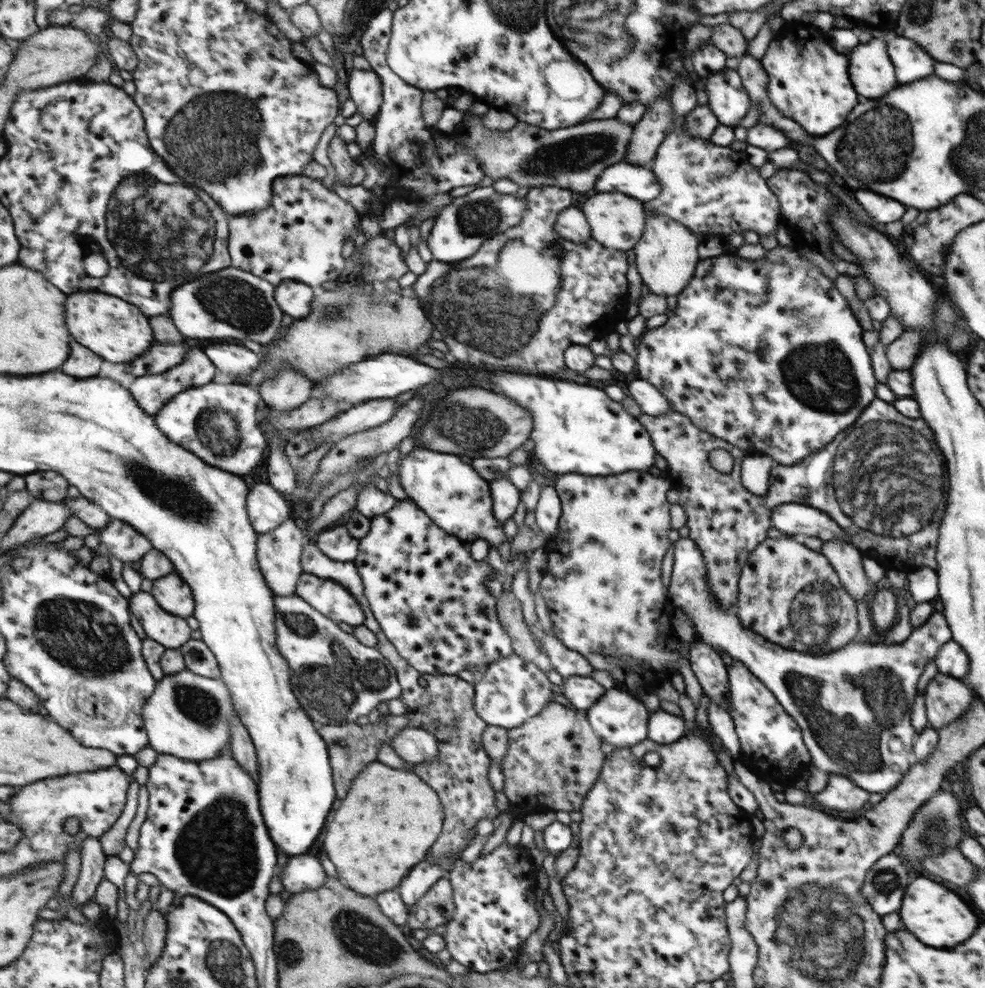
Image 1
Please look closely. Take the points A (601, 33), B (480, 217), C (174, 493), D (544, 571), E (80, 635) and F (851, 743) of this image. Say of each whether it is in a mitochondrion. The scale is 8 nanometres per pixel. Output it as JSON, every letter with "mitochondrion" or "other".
{"A":"mitochondrion","B":"mitochondrion","C":"mitochondrion","D":"other","E":"mitochondrion","F":"mitochondrion"}

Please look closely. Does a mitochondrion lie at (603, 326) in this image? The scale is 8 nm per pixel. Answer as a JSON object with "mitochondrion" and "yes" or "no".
{"mitochondrion":"no"}

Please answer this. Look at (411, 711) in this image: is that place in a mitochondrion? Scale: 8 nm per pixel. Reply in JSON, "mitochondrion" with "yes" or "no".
{"mitochondrion":"no"}

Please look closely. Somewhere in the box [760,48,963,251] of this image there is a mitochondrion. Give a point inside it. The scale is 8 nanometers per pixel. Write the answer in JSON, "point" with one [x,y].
{"point":[887,126]}

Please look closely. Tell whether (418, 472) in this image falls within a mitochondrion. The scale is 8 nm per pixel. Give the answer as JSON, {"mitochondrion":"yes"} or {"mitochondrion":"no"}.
{"mitochondrion":"no"}

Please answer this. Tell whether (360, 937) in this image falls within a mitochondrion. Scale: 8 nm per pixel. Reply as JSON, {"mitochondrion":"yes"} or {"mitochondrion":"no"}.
{"mitochondrion":"yes"}

